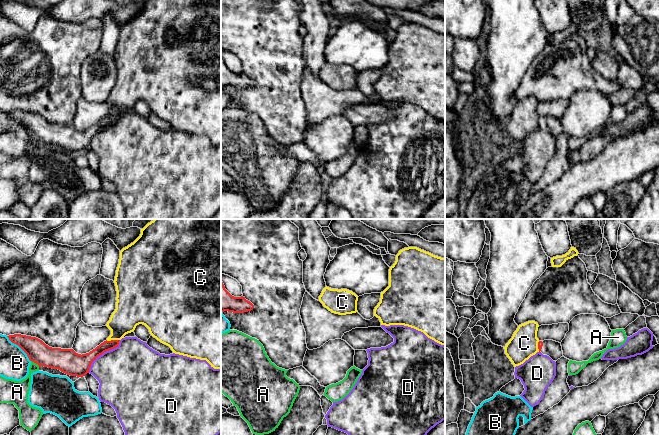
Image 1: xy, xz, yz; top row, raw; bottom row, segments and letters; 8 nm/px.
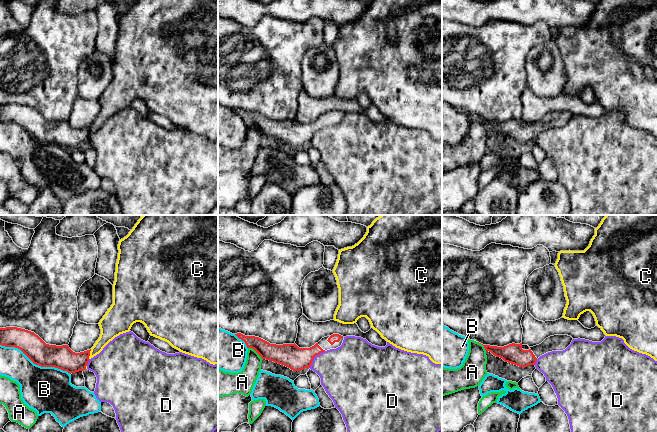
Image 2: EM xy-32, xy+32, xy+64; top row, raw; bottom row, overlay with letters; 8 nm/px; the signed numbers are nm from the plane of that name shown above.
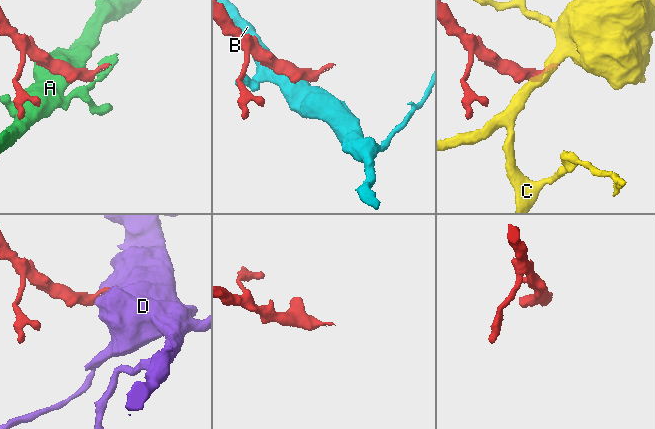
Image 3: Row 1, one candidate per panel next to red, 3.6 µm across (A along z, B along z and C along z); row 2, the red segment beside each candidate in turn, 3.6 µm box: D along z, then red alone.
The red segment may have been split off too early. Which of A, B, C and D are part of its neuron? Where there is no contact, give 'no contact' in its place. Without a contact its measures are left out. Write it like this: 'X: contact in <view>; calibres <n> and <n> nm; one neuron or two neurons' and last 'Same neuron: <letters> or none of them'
A: contact in xy; calibres 190 and 140 nm; two neurons
B: contact in xy; calibres 180 and 240 nm; two neurons
C: contact in xy; calibres 90 and 220 nm; two neurons
D: contact in xy; calibres 190 and 460 nm; two neurons
Same neuron: none of them

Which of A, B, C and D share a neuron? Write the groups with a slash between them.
A / B / C / D

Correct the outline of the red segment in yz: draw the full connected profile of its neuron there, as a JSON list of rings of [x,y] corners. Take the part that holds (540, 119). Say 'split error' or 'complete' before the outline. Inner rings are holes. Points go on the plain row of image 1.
split error | [[[544,116],[538,118],[538,125],[543,131],[549,132],[553,137],[563,133],[561,119],[553,116]]]

